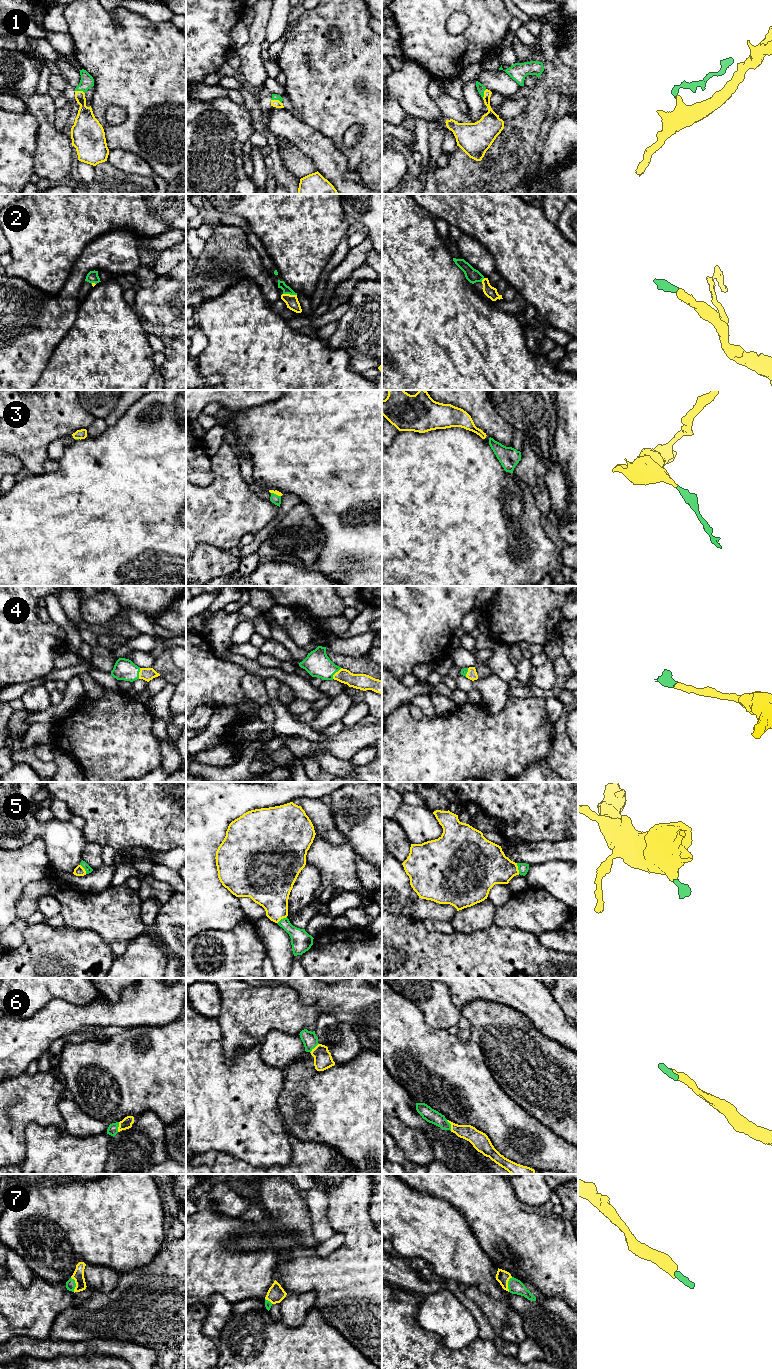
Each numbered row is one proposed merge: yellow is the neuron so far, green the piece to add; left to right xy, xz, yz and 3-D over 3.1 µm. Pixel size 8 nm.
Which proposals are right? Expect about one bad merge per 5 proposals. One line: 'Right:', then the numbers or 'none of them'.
Right: 1, 2, 3, 4, 5, 6, 7

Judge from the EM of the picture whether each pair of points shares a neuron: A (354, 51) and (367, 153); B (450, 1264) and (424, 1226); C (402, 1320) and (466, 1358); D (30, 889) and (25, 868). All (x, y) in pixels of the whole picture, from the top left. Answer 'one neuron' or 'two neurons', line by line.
A: one neuron
B: one neuron
C: one neuron
D: two neurons

